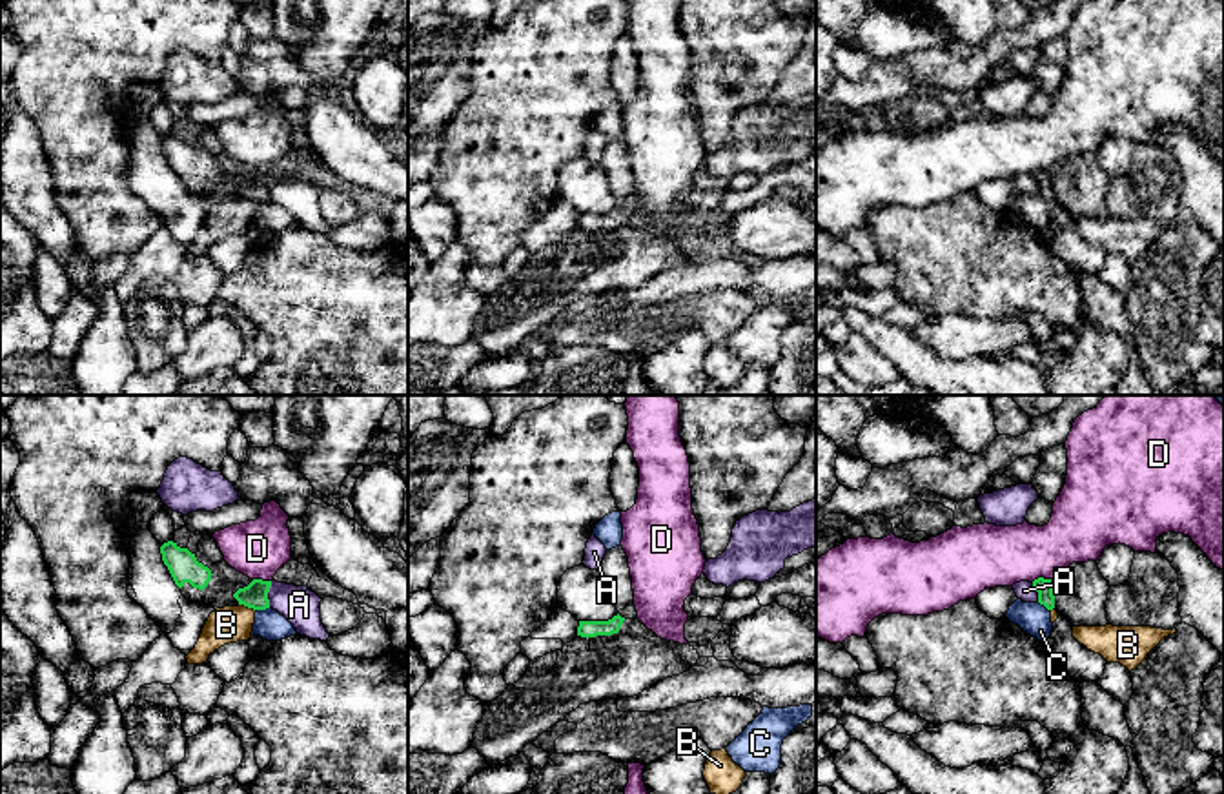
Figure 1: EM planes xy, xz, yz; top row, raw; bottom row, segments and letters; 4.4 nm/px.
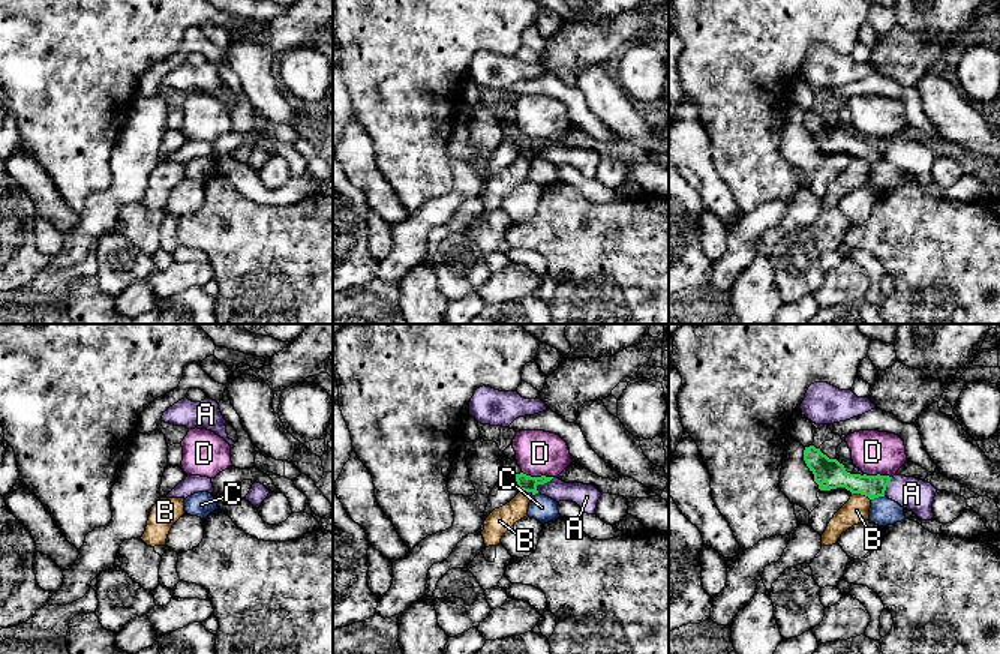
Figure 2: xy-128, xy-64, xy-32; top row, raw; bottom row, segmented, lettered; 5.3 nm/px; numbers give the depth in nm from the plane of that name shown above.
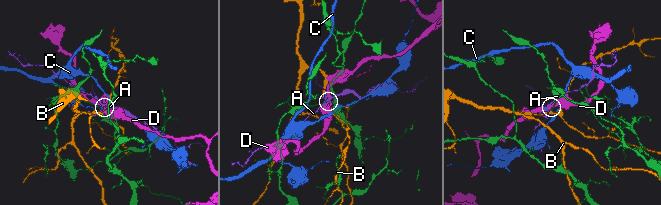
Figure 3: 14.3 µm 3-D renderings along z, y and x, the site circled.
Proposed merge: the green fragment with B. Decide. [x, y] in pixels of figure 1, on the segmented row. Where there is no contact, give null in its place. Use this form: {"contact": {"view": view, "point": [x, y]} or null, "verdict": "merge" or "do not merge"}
{"contact": {"view": "xy", "point": [248, 607]}, "verdict": "do not merge"}

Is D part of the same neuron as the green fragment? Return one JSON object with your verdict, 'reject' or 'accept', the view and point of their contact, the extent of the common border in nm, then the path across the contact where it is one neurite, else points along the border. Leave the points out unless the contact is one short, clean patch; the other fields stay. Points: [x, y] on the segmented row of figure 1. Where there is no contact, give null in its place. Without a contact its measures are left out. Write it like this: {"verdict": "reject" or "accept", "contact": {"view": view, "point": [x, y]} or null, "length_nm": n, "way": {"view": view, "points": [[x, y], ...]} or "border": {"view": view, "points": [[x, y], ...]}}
{"verdict": "reject", "contact": {"view": "yz", "point": [1040, 578]}, "length_nm": 90, "border": {"view": "yz", "points": [[1050, 578], [1035, 578], [1031, 581]]}}

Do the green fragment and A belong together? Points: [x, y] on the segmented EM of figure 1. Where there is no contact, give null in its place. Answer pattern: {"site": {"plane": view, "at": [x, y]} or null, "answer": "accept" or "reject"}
{"site": {"plane": "xy", "at": [266, 594]}, "answer": "reject"}

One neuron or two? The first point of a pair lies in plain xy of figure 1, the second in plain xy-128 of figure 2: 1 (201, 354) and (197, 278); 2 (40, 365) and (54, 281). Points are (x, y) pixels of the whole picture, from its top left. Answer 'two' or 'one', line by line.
1: one
2: one

